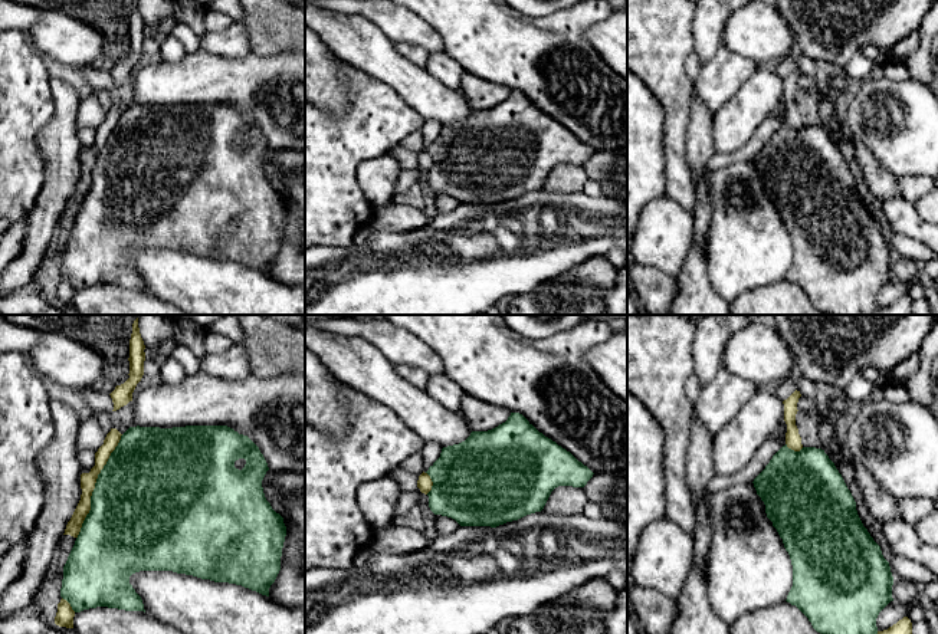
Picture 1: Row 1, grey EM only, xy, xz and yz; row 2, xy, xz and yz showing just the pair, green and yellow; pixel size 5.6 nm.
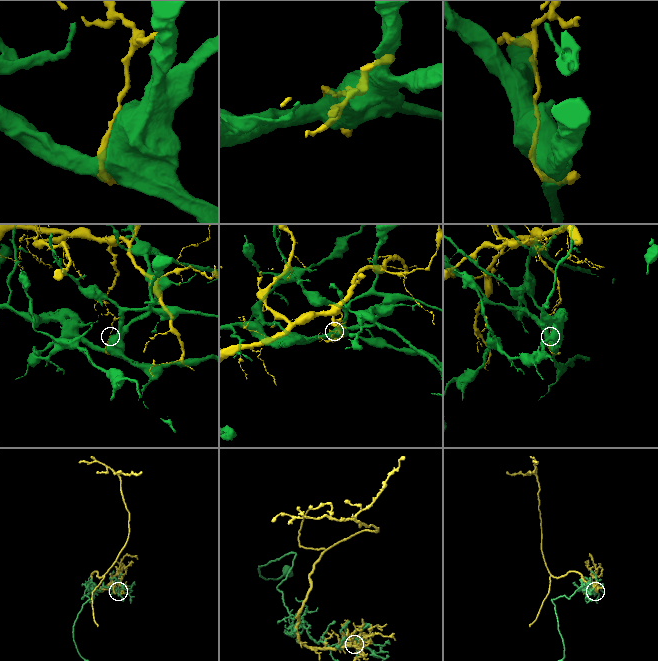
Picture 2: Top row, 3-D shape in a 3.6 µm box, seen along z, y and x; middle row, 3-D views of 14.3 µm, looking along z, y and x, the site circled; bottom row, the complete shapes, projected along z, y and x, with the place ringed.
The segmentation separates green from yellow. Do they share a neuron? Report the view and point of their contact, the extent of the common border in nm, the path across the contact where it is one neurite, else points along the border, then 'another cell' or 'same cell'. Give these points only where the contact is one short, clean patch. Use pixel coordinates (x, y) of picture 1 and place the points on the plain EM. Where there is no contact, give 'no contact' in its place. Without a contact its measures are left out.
xy (95, 164) | 650 nm | another cell

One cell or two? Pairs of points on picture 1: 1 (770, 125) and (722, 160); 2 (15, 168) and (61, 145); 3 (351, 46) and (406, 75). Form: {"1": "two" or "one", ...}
{"1": "one", "2": "two", "3": "one"}

